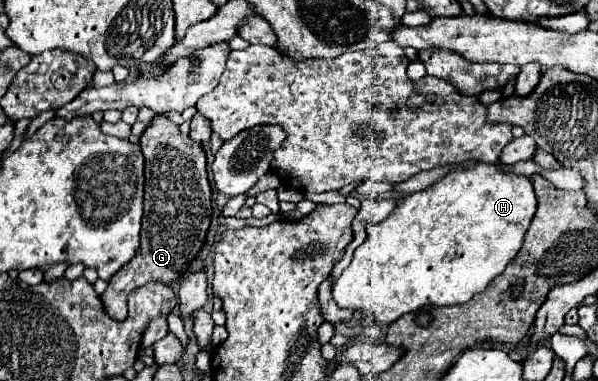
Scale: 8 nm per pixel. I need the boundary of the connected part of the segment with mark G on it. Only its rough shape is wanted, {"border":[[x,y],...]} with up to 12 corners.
{"border":[[157,114],[139,140],[137,256],[101,296],[113,320],[147,282],[171,286],[205,246],[207,156]]}

